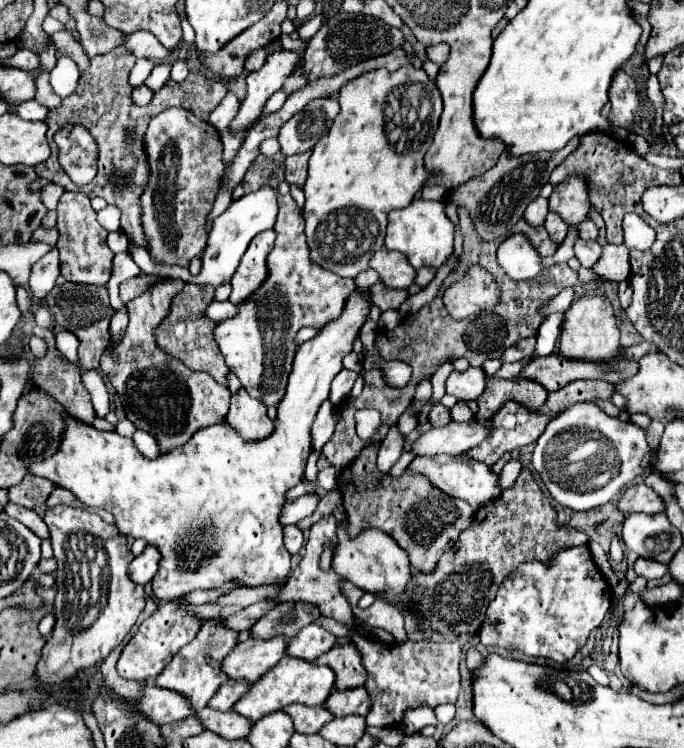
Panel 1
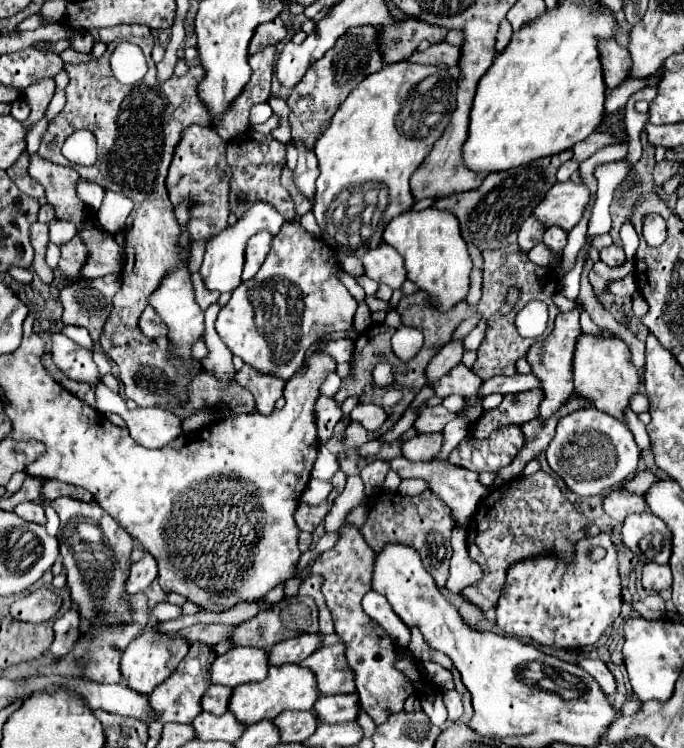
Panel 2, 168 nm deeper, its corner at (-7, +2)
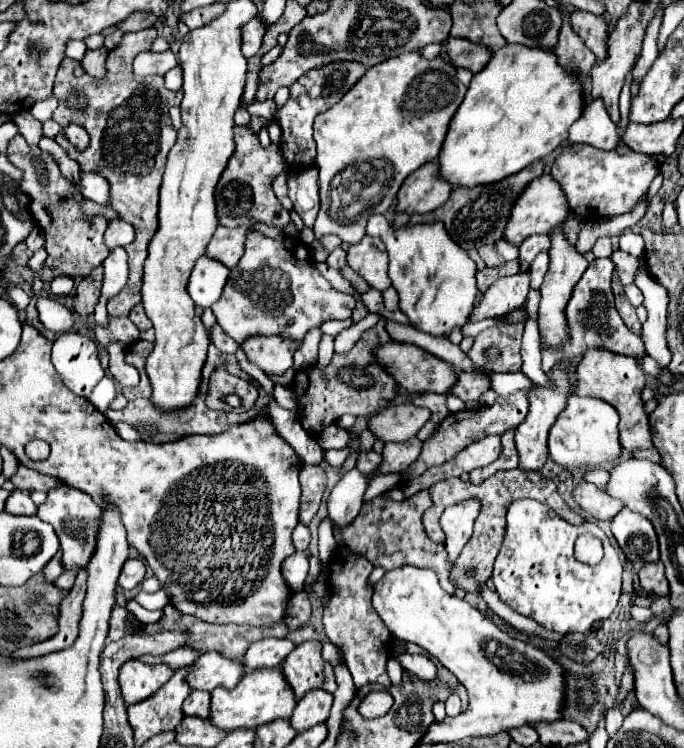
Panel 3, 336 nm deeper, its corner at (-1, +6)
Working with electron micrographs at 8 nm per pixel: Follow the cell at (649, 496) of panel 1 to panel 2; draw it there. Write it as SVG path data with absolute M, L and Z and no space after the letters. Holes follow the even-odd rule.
M612 489L602 497L602 509L616 521L624 521L630 513L642 513L646 509L642 495L632 495L622 489Z

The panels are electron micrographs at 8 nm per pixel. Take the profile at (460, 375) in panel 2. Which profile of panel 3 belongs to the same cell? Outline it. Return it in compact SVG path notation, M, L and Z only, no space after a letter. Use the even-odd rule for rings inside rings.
M398 341L386 343L376 351L376 357L384 367L388 367L388 373L394 375L398 385L404 387L408 393L448 393L458 381L456 369L450 363L442 361L432 353L426 353L416 345L398 343Z

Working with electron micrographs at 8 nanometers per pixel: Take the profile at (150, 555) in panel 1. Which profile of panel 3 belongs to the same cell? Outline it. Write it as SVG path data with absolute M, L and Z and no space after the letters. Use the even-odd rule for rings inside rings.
M128 559L122 567L122 575L118 579L118 585L124 591L132 591L136 585L142 583L144 573L146 573L146 565L142 559Z

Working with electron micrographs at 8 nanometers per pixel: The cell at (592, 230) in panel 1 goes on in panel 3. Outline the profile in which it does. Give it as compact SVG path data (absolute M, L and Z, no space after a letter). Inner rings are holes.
M600 237L596 241L596 245L592 247L592 253L596 257L608 257L612 253L612 243L610 243L610 237Z

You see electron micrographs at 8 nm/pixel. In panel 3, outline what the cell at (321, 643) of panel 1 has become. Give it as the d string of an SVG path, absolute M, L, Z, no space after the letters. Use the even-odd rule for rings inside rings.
M262 639L250 645L244 657L244 665L248 671L262 669L262 667L280 667L284 659L296 645L290 639Z

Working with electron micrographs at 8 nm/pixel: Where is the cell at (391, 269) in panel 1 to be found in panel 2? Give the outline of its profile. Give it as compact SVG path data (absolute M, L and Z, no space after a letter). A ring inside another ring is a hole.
M380 243L374 249L368 249L362 257L364 271L376 283L386 283L392 289L400 289L406 281L406 267L402 257L394 251L394 247Z

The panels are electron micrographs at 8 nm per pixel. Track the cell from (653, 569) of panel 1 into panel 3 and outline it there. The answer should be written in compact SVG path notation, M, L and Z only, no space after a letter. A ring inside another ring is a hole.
M662 561L644 563L638 577L640 577L640 587L644 591L654 593L654 595L668 595L668 583L666 583L666 577L664 577Z

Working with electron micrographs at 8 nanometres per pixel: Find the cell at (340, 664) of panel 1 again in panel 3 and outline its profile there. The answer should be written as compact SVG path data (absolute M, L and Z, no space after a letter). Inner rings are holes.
M306 641L298 645L282 663L282 673L290 683L296 699L302 699L310 689L326 689L334 693L338 689L334 669L320 655L320 641Z

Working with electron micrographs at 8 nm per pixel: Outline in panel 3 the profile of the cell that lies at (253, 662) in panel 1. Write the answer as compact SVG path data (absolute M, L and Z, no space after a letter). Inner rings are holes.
M216 651L200 655L192 663L192 671L188 675L188 683L192 689L214 691L214 687L222 685L226 689L234 687L242 675L246 675L246 667L242 661L228 659Z

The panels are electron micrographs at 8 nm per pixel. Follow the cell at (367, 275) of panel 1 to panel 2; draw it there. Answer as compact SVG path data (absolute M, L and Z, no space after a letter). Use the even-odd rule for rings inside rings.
M346 256L343 259L342 266L344 271L355 279L365 274L362 261L355 256Z

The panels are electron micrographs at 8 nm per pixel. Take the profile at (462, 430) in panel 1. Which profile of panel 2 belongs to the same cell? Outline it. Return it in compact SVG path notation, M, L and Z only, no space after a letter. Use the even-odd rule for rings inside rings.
M442 433L418 435L402 443L402 455L412 463L432 461L432 457L440 451L440 445L442 445Z

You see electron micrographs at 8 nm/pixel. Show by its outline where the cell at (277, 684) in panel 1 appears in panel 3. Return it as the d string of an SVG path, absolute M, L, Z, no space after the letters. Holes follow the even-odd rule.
M280 667L272 669L254 669L248 671L242 681L234 689L216 687L212 691L212 707L210 707L210 719L216 727L224 731L234 731L238 727L256 729L262 723L274 721L274 719L290 719L292 711L296 707L294 691L290 689L286 677L282 675Z

